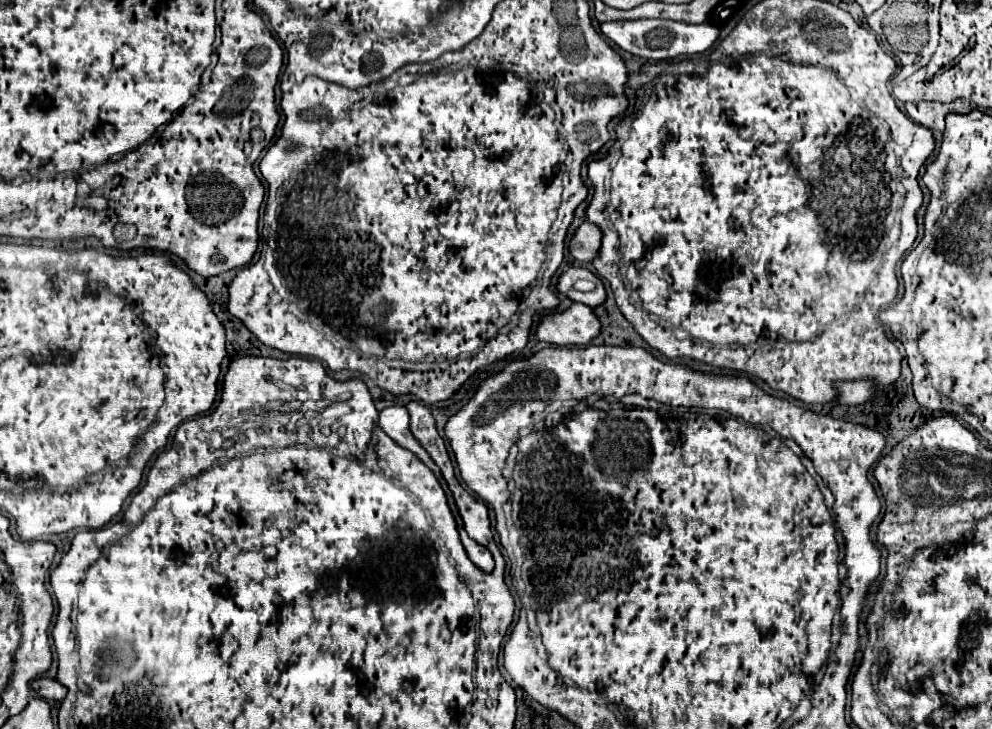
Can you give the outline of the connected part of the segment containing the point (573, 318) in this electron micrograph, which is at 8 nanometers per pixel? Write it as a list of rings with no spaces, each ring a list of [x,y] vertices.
[[[572,303],[570,309],[562,313],[546,315],[536,335],[540,341],[546,341],[550,345],[588,345],[594,337],[598,337],[602,331],[602,323],[596,317],[596,313],[584,305],[584,303]]]

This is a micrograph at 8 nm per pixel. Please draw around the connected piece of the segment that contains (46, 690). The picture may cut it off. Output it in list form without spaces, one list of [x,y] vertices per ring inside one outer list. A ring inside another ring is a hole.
[[[40,677],[32,681],[32,689],[48,701],[62,701],[66,697],[66,687],[60,685],[56,679],[48,679],[48,677]]]

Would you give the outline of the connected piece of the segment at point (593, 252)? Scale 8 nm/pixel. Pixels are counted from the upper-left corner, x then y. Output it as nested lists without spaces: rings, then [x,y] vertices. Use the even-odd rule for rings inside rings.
[[[584,221],[570,241],[570,253],[578,261],[594,261],[602,245],[602,231],[598,225]]]

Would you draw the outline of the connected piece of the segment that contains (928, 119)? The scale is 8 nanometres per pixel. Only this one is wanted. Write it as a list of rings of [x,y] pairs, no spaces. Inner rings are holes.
[[[920,101],[920,103],[906,103],[906,113],[908,117],[930,129],[930,131],[942,131],[944,127],[944,117],[948,113],[968,113],[972,111],[976,105],[970,101],[952,101],[952,103],[936,103],[936,101]]]

